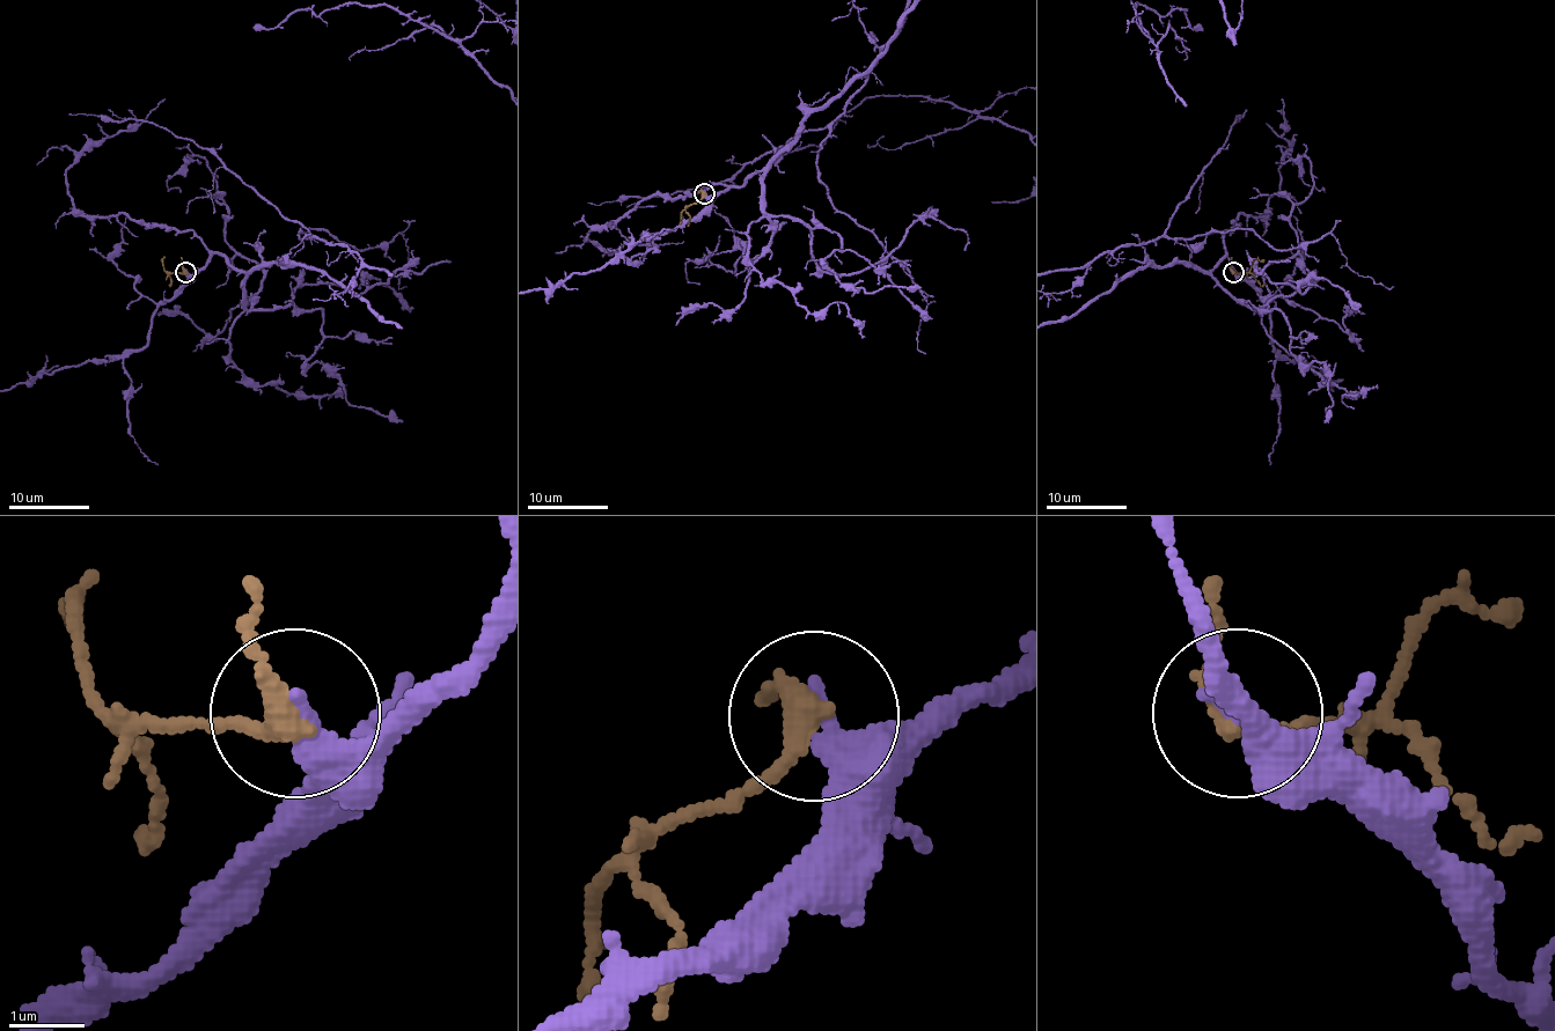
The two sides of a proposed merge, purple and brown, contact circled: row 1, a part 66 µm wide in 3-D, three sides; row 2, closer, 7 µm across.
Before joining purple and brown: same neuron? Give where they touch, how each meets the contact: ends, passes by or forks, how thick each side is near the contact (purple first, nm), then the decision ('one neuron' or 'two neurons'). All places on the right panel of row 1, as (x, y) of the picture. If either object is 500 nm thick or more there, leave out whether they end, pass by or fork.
place (1233, 272); purple ends; brown passes by; calibres 280 and 320 nm; two neurons

